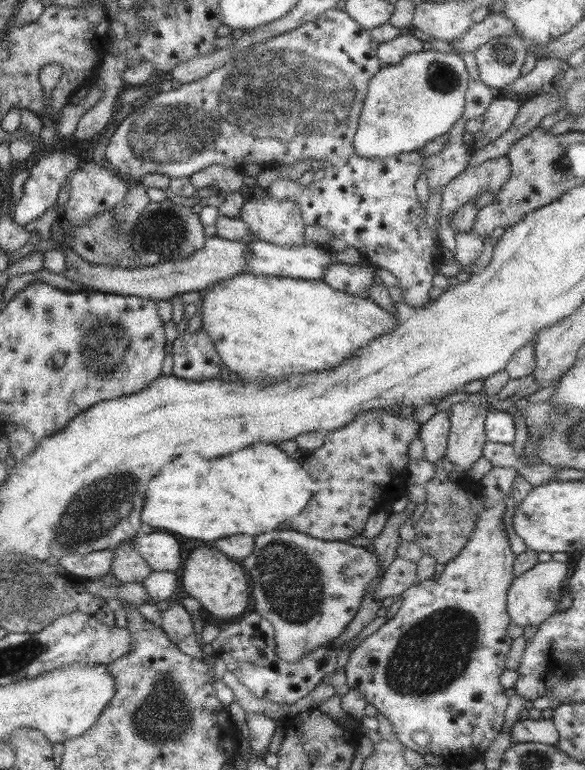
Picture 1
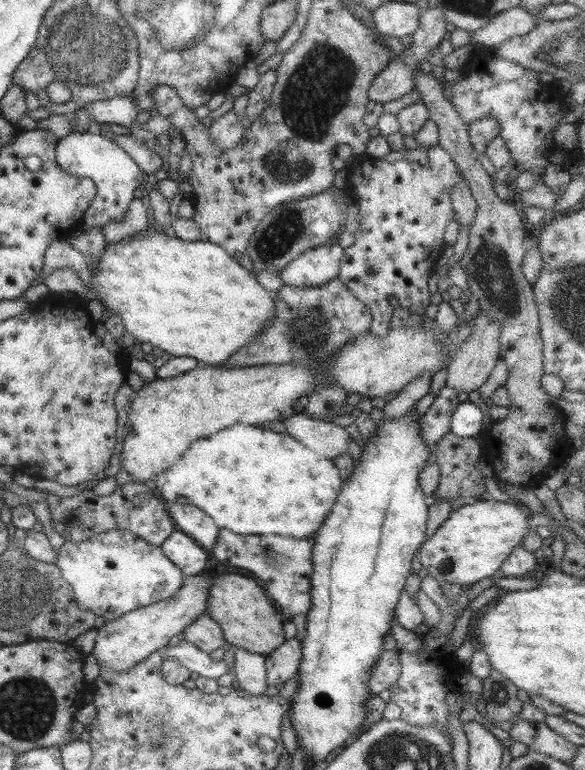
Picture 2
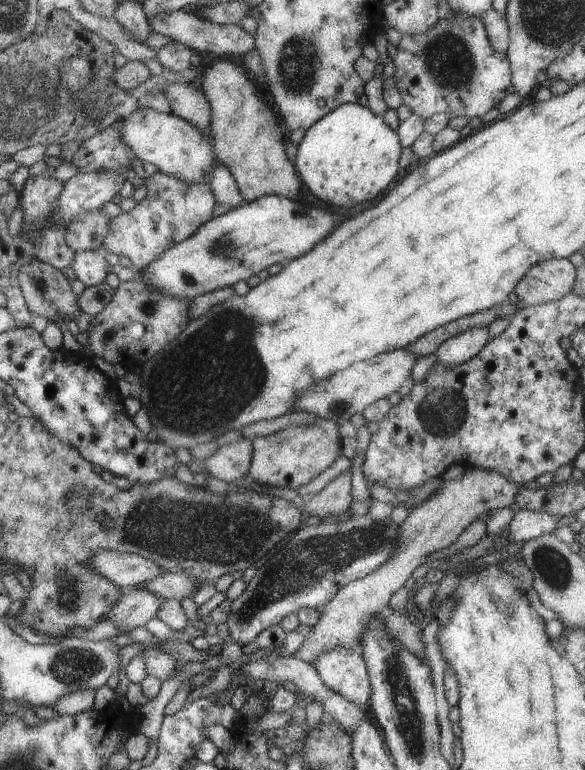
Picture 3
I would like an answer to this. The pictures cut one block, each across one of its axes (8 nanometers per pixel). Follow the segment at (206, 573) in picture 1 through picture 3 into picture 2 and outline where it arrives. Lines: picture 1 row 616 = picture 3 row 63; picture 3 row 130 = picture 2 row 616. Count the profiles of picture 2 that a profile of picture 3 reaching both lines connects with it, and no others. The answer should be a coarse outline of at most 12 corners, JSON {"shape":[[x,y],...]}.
{"shape":[[213,580],[207,614],[223,637],[268,655],[284,618],[254,580]]}

